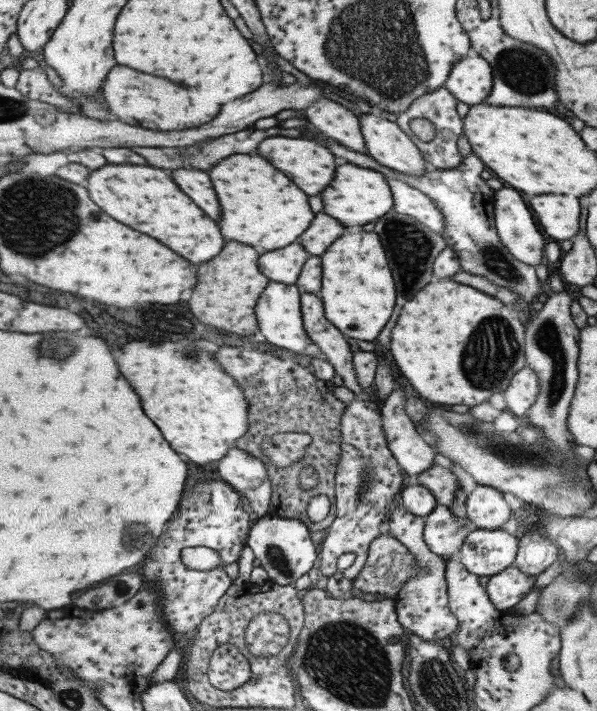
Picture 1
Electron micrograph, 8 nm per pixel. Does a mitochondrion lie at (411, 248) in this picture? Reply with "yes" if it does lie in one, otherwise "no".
yes

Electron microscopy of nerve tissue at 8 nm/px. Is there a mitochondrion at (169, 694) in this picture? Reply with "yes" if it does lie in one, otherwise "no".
no

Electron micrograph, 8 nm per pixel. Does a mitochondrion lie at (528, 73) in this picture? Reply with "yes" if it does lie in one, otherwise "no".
yes

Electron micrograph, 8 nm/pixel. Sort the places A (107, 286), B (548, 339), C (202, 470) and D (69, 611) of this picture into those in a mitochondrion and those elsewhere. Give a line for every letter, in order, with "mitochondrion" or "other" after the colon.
A: other
B: mitochondrion
C: other
D: other

